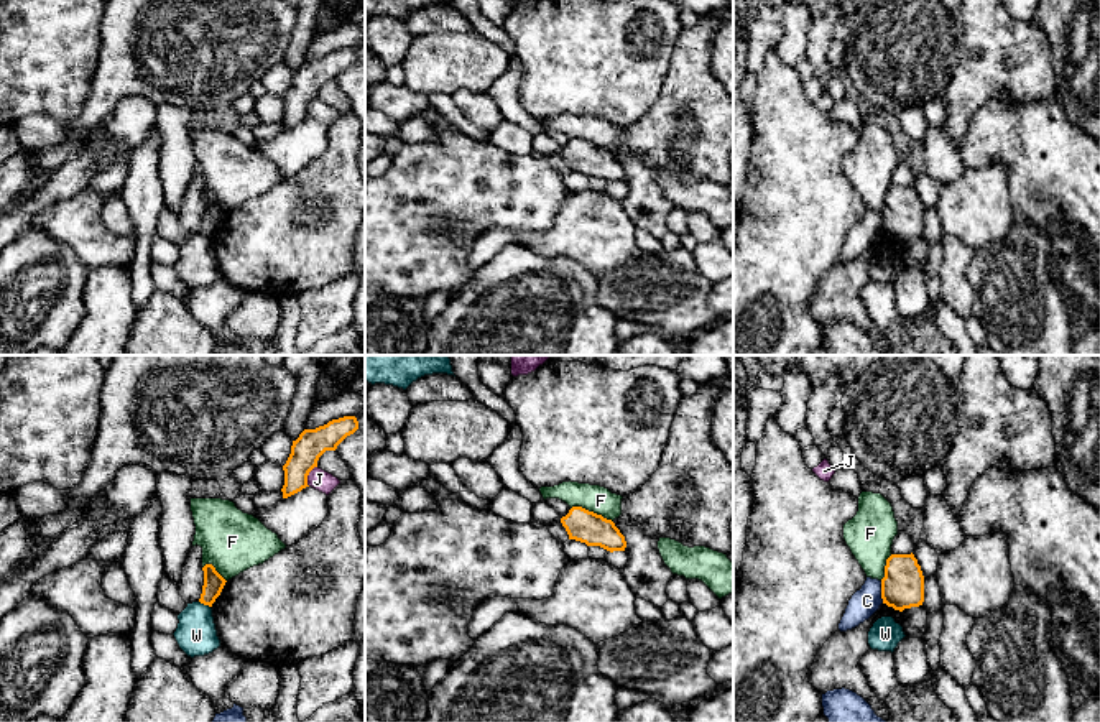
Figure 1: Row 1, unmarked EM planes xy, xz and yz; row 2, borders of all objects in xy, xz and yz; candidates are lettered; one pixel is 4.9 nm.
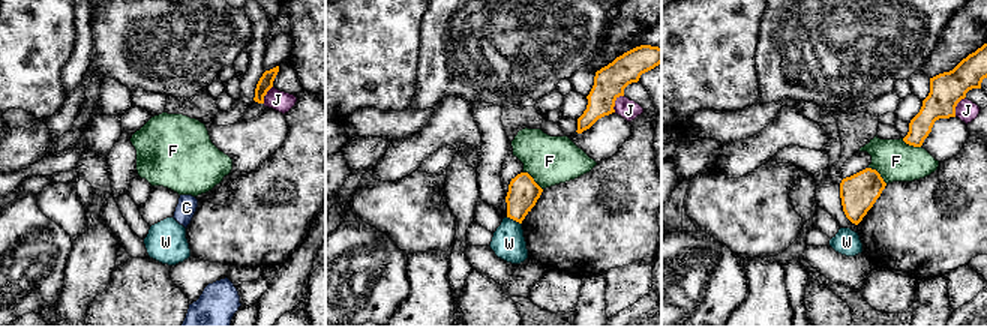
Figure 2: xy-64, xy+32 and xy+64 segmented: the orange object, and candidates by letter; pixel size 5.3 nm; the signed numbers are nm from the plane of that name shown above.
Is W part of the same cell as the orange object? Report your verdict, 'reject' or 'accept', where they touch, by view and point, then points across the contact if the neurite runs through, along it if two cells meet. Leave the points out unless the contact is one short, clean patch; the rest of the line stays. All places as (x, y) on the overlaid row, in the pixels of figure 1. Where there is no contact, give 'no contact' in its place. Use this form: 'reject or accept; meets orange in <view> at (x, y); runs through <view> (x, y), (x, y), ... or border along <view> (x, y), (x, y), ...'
reject; meets orange in xy at (204, 604); border along xy (199, 601), (209, 607)

